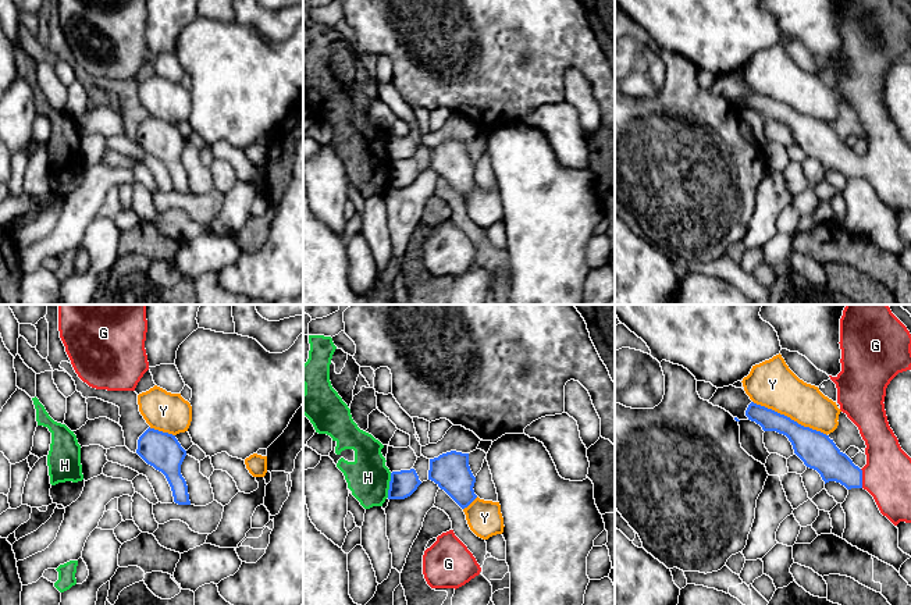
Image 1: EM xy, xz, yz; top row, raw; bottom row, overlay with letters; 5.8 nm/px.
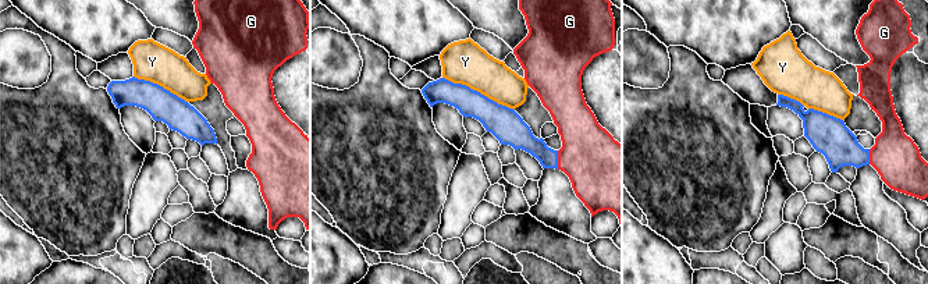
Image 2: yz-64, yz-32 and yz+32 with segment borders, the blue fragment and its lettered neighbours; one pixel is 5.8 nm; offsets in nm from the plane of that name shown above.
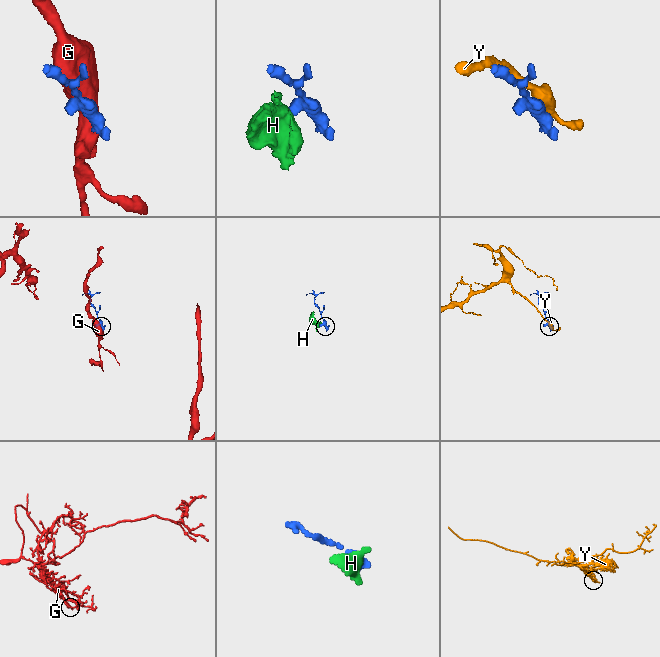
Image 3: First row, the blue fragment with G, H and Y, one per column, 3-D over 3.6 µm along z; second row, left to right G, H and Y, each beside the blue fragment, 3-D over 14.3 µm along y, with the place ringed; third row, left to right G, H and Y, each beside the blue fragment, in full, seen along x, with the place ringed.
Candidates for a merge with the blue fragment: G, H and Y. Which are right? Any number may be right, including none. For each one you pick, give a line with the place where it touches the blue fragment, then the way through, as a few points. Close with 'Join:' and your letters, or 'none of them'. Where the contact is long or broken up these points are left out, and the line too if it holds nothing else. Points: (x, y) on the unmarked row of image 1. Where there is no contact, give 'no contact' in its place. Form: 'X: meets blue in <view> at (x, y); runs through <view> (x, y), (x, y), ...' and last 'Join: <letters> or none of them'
G: meets blue in yz at (861, 167)
Join: G

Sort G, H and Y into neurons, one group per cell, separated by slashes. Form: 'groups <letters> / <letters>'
groups G / H / Y

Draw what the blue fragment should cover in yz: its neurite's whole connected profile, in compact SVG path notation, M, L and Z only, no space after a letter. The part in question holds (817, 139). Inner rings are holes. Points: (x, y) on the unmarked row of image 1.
M843 0L839 32L841 38L841 60L836 65L829 65L836 72L840 99L858 115L865 129L866 153L862 157L855 154L853 149L836 135L829 124L804 115L784 103L751 90L745 99L745 104L748 108L759 113L764 120L776 120L786 124L793 134L794 142L807 156L816 159L825 172L836 170L847 178L864 177L873 185L880 202L894 214L900 210L911 211L911 146L901 138L897 125L890 117L883 92L890 70L898 61L911 58L911 22L892 0Z

